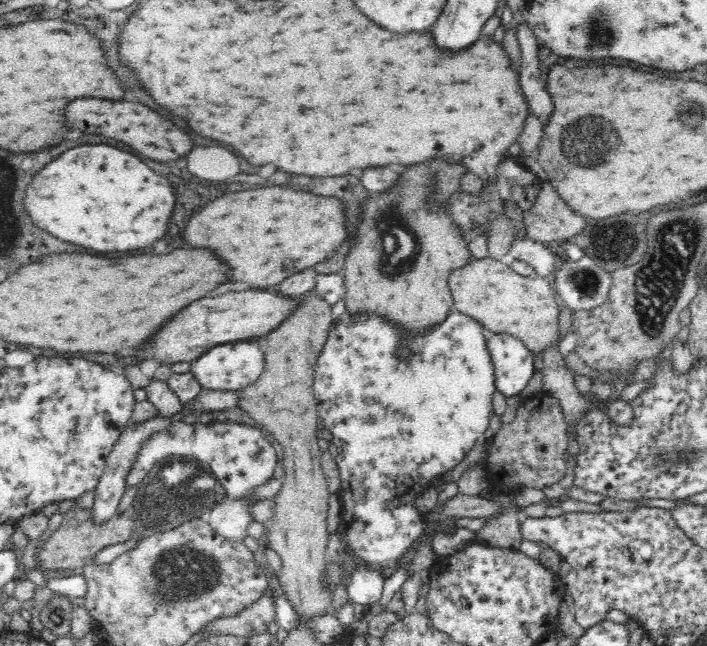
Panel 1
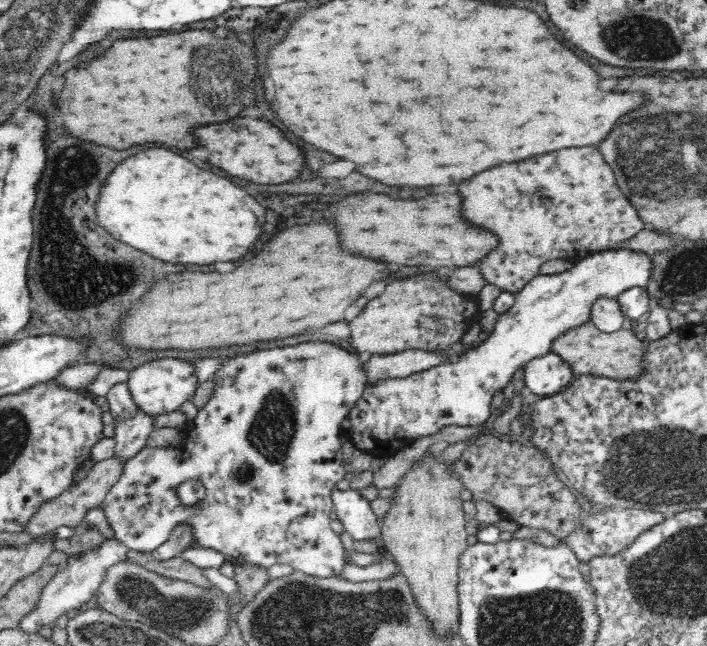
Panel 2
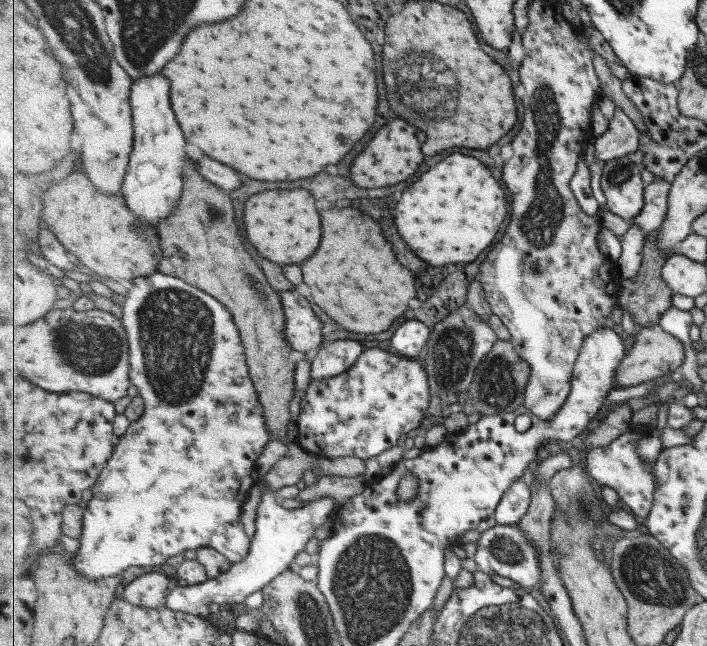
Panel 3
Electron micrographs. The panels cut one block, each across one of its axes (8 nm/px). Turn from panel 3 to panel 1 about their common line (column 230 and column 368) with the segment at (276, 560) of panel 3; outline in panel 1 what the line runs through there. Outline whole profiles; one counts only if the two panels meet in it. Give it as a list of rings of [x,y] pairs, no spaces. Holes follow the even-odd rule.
[[[359,569],[348,582],[347,596],[356,604],[376,604],[383,593],[384,579],[376,571]]]

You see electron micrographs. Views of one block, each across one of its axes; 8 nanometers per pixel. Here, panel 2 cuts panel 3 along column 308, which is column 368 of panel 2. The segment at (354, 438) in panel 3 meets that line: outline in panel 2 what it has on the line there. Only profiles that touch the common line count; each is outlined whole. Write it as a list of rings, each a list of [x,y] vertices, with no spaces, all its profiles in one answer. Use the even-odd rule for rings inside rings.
[[[602,250],[588,255],[574,263],[572,268],[558,274],[541,272],[529,280],[516,294],[514,304],[496,319],[492,332],[478,344],[466,346],[456,358],[440,363],[428,370],[410,374],[406,378],[394,378],[378,382],[374,388],[366,388],[356,406],[349,410],[345,419],[350,422],[347,430],[340,431],[340,436],[349,439],[355,448],[364,449],[372,456],[389,456],[392,452],[410,444],[419,436],[436,434],[448,425],[482,425],[490,418],[490,404],[498,392],[502,392],[514,374],[524,368],[532,359],[550,353],[552,341],[565,330],[577,327],[589,321],[590,305],[598,297],[615,298],[622,290],[640,286],[646,289],[651,275],[651,257],[629,250]]]

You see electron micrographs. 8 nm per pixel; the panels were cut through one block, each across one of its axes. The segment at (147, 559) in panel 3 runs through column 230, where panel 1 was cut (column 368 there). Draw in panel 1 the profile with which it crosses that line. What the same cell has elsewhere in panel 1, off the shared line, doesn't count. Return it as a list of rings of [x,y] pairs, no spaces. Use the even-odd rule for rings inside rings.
[[[346,310],[334,324],[329,326],[325,341],[321,351],[318,352],[313,368],[313,395],[316,398],[317,416],[320,418],[322,426],[330,430],[332,440],[328,444],[328,451],[336,463],[341,487],[336,493],[336,499],[340,503],[340,520],[333,529],[330,529],[330,535],[342,537],[348,544],[350,551],[377,564],[381,568],[384,578],[392,576],[394,570],[398,570],[398,558],[412,544],[416,538],[424,532],[427,524],[427,516],[420,514],[416,508],[416,500],[423,496],[428,488],[432,486],[434,480],[442,477],[448,470],[454,468],[461,462],[466,454],[474,447],[476,440],[488,430],[488,422],[492,416],[492,394],[494,394],[494,375],[493,366],[491,366],[490,355],[487,354],[487,348],[483,342],[486,338],[486,331],[470,316],[464,316],[451,310],[442,321],[432,323],[427,329],[418,331],[418,334],[406,334],[406,329],[388,317],[374,313],[374,311],[360,311],[359,313],[350,313]],[[402,346],[408,350],[406,356],[402,356]]]

